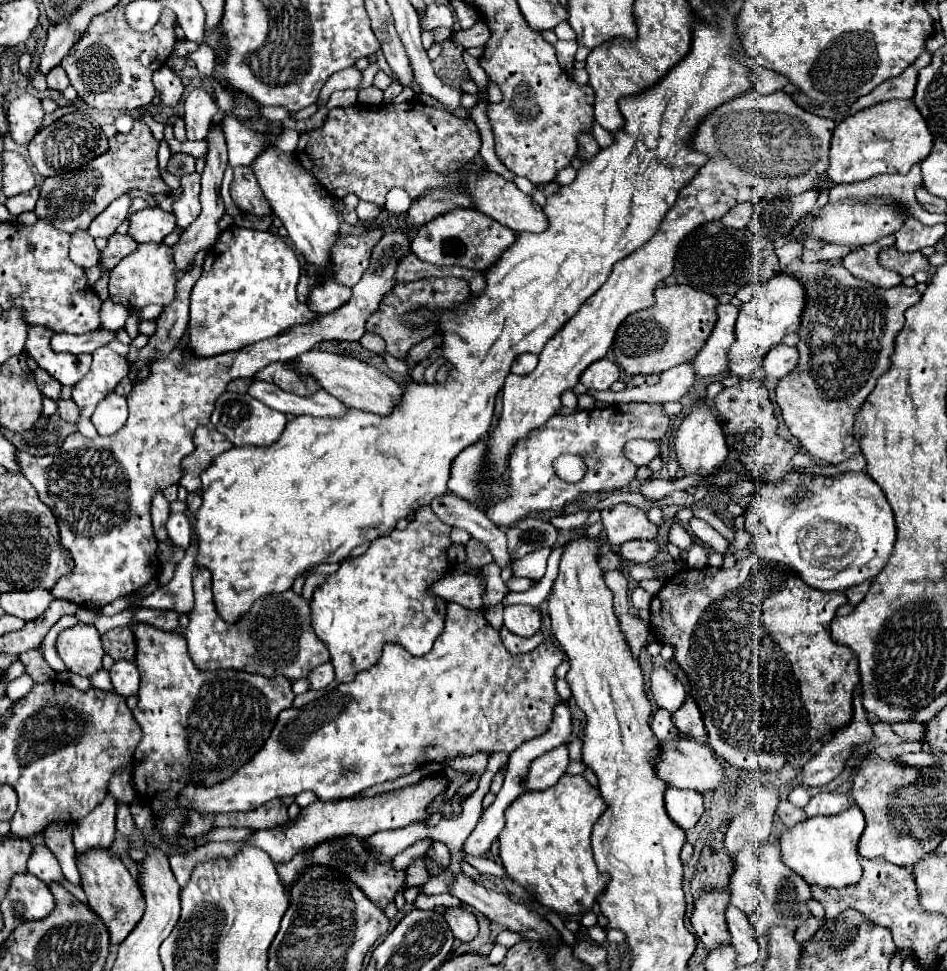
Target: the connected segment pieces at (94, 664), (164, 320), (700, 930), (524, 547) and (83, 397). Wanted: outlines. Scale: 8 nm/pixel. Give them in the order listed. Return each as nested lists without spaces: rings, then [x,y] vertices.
[[[80,623],[72,629],[62,631],[56,641],[56,651],[68,671],[82,677],[92,677],[102,669],[104,649],[96,627]]]
[[[198,251],[192,269],[178,277],[178,281],[176,281],[176,299],[174,299],[168,307],[162,309],[160,317],[156,319],[156,333],[150,337],[148,345],[138,351],[138,357],[136,357],[136,361],[134,361],[132,369],[130,369],[130,381],[132,381],[132,385],[144,381],[144,379],[150,375],[150,365],[156,363],[156,361],[160,361],[160,359],[166,359],[166,357],[172,353],[172,349],[178,345],[178,341],[184,337],[184,331],[186,331],[186,325],[188,325],[188,305],[190,305],[188,299],[190,299],[192,285],[198,281],[198,277],[200,277],[200,273],[202,273],[204,257],[206,257],[206,251]]]
[[[728,889],[708,891],[708,895],[700,895],[694,899],[694,911],[690,923],[698,939],[706,945],[706,949],[714,949],[716,945],[730,943],[730,935],[724,919],[724,909],[728,901],[730,901]]]
[[[524,517],[506,531],[506,537],[508,537],[508,553],[512,555],[512,559],[522,559],[524,555],[540,547],[552,547],[556,543],[558,529],[548,521]]]
[[[107,346],[100,347],[92,353],[94,361],[88,375],[74,385],[72,399],[80,407],[80,419],[76,423],[78,431],[84,437],[96,437],[96,427],[92,423],[92,415],[96,405],[114,391],[114,387],[128,375],[130,363],[128,355],[120,355]]]

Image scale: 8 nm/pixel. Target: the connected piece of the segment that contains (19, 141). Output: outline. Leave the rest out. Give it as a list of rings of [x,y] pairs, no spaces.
[[[24,93],[16,97],[6,111],[10,137],[16,145],[28,147],[30,139],[40,131],[44,121],[44,109],[40,105],[40,99],[32,93]]]

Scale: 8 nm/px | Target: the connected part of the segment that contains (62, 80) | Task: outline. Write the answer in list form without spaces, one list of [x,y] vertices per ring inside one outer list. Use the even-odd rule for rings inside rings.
[[[54,67],[48,75],[46,75],[46,81],[48,81],[48,87],[52,91],[64,91],[68,85],[70,85],[70,79],[66,75],[66,71],[62,67]]]

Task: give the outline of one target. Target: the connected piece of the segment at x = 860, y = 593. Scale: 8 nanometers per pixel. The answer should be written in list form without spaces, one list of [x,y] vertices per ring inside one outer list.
[[[866,581],[866,583],[860,583],[860,585],[854,585],[854,587],[846,589],[846,597],[848,597],[848,601],[850,601],[852,605],[858,605],[858,603],[864,599],[864,595],[868,593],[870,585],[872,585],[872,581]]]

